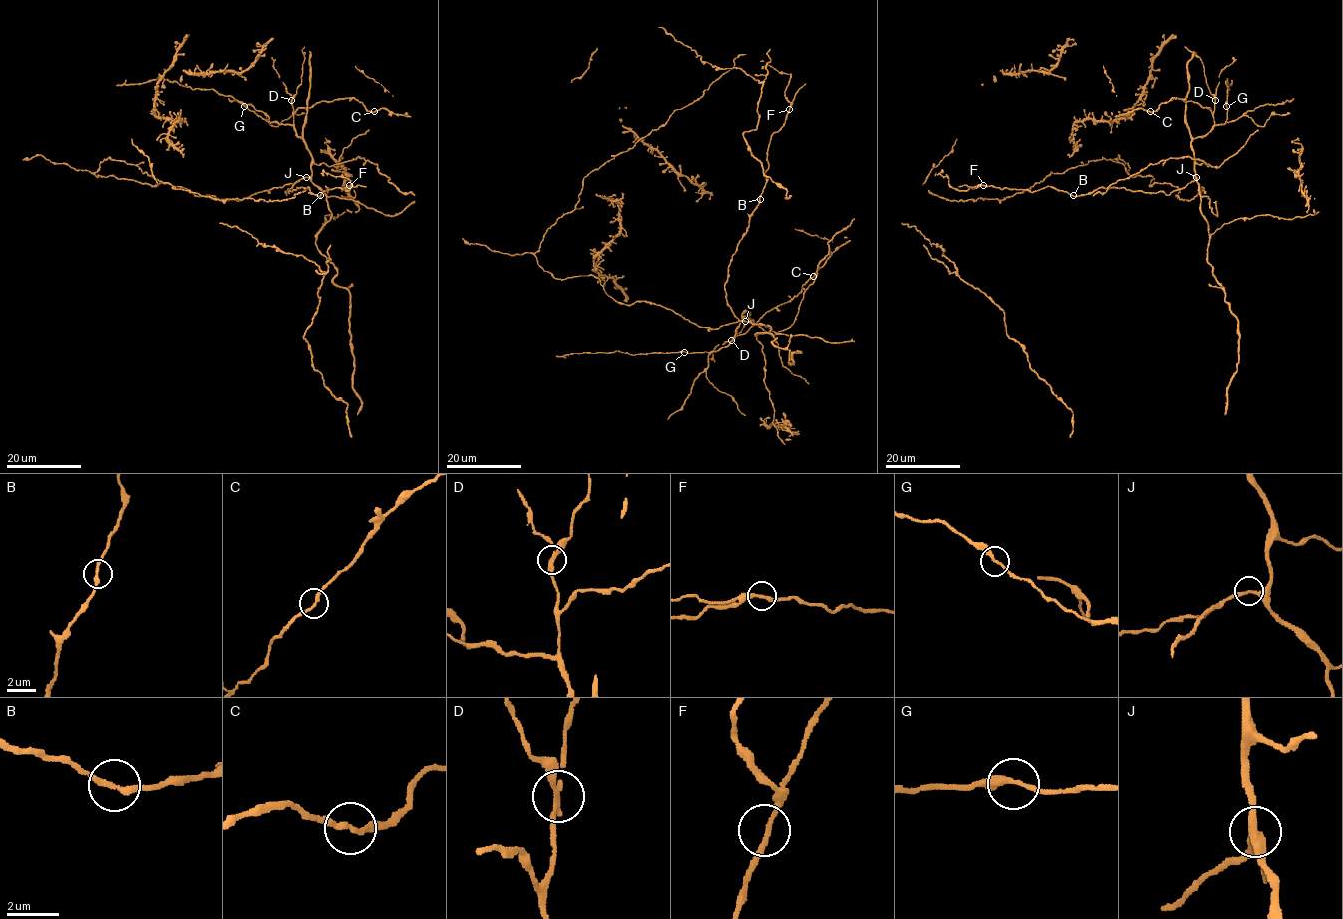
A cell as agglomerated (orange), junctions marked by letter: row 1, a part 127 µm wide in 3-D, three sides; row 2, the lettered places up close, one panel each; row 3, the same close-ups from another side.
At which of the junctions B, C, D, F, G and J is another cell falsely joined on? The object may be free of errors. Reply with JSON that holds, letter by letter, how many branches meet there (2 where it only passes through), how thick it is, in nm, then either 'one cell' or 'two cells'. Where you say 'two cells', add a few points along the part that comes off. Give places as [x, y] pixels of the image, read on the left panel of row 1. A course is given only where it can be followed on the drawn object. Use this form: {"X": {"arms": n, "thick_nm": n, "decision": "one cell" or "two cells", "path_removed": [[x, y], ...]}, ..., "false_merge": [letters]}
{"B": {"arms": 2, "thick_nm": 240, "decision": "one cell"}, "C": {"arms": 2, "thick_nm": 200, "decision": "one cell"}, "D": {"arms": 2, "thick_nm": 200, "decision": "two cells", "path_removed": [[291, 100], [301, 83], [304, 46]]}, "F": {"arms": 2, "thick_nm": 200, "decision": "one cell"}, "G": {"arms": 2, "thick_nm": 200, "decision": "one cell"}, "J": {"arms": 2, "thick_nm": 220, "decision": "one cell"}, "false_merge": ["D"]}

